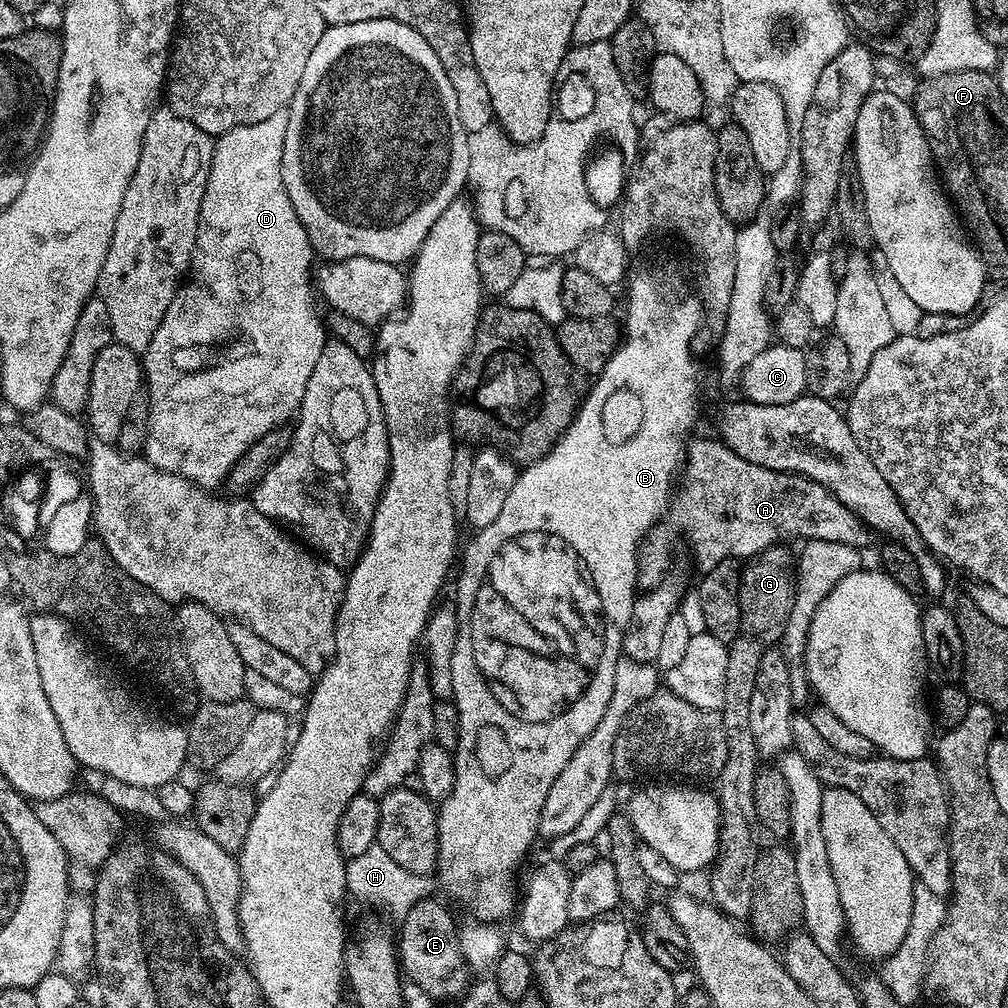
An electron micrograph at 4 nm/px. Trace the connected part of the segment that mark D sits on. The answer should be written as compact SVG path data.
M282 111L270 114L270 118L262 118L262 122L238 126L215 137L212 165L206 178L206 190L202 194L202 206L198 214L198 234L190 271L176 291L166 314L162 314L162 326L154 328L154 338L150 338L150 346L142 353L146 396L148 392L148 437L144 440L143 455L155 468L161 468L175 476L184 476L191 484L199 484L205 490L215 489L215 484L223 485L234 462L238 462L238 458L242 458L242 454L246 454L246 450L250 450L250 446L254 446L254 442L258 442L262 434L281 427L288 419L291 421L297 415L306 382L310 382L310 374L318 362L318 354L322 354L326 343L326 328L322 323L322 316L316 313L317 297L310 279L310 268L308 272L308 259L313 259L314 256L312 243L308 240L306 230L290 202L290 194L286 194L286 186L282 182L282 150L287 125L287 111Z

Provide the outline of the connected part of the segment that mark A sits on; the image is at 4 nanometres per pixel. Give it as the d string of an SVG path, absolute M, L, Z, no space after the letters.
M693 439L672 503L662 522L657 523L640 545L636 582L641 593L655 592L661 587L672 568L672 551L683 536L692 547L699 571L705 573L723 560L744 562L773 544L792 542L788 540L799 536L804 542L830 540L864 550L872 540L871 535L868 525L818 482L746 462L746 458L738 458L719 439Z

